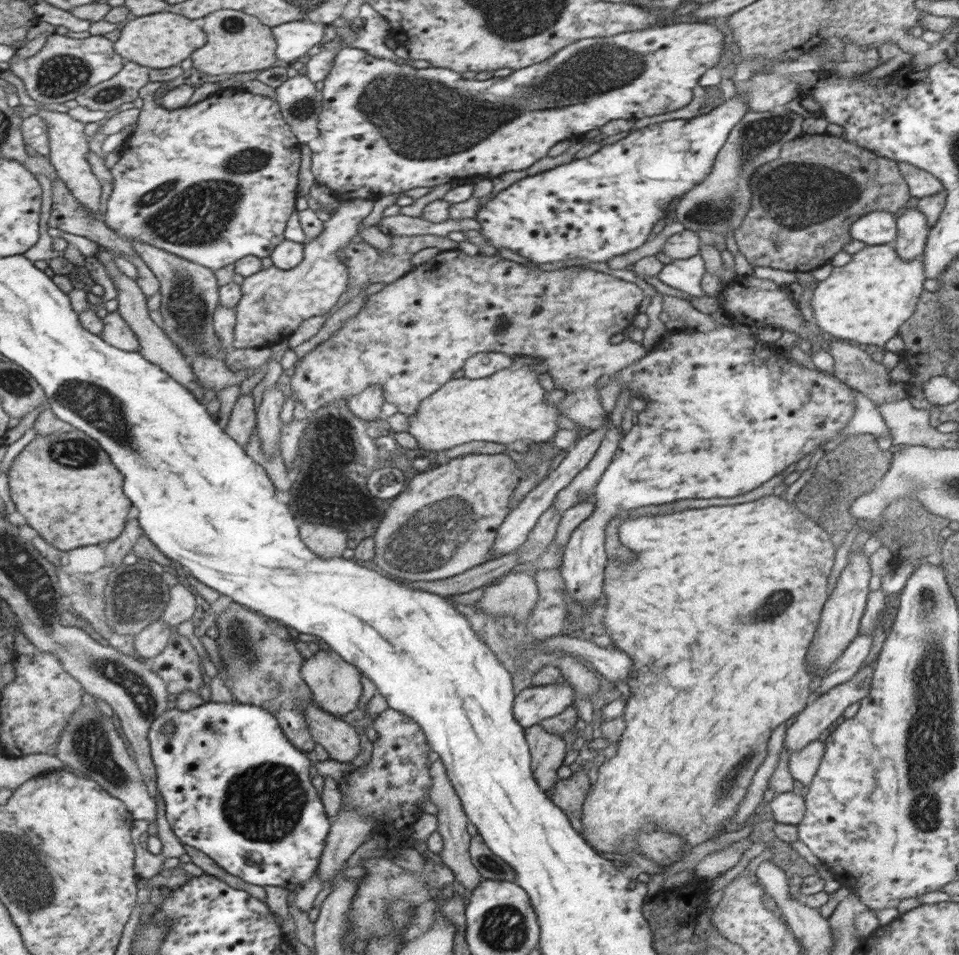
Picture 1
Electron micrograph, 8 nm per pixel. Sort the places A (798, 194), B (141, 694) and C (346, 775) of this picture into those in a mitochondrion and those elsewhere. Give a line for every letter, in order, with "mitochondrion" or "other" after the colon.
A: mitochondrion
B: mitochondrion
C: other

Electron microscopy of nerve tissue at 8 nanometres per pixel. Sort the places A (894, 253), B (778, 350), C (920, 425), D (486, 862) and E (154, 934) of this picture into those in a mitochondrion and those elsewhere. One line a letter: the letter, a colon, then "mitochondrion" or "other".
A: other
B: other
C: other
D: mitochondrion
E: mitochondrion

